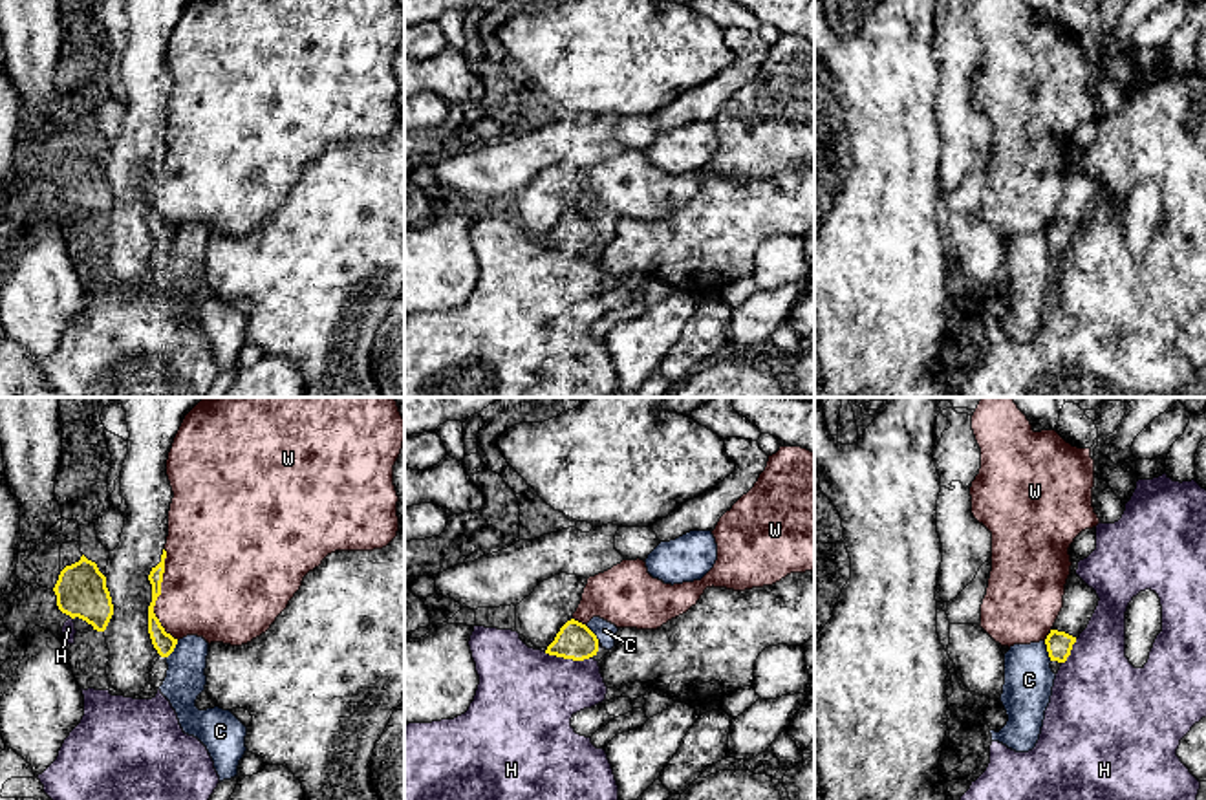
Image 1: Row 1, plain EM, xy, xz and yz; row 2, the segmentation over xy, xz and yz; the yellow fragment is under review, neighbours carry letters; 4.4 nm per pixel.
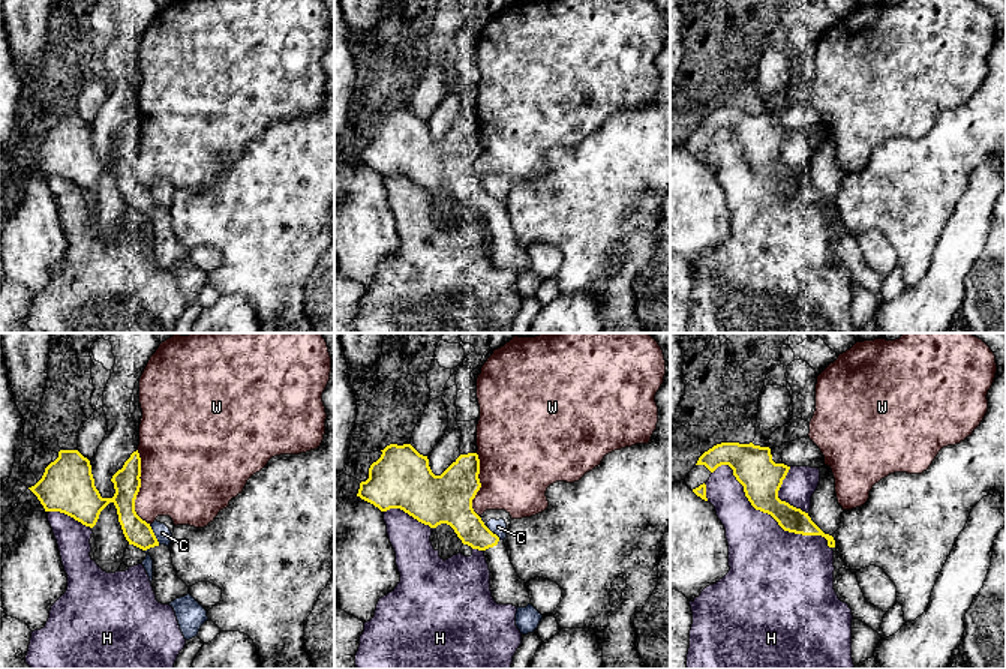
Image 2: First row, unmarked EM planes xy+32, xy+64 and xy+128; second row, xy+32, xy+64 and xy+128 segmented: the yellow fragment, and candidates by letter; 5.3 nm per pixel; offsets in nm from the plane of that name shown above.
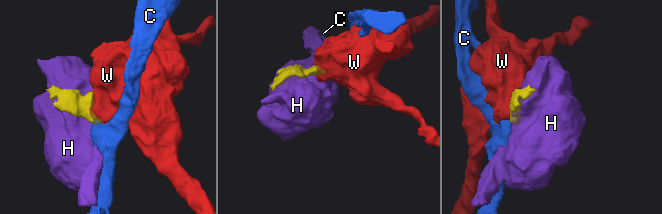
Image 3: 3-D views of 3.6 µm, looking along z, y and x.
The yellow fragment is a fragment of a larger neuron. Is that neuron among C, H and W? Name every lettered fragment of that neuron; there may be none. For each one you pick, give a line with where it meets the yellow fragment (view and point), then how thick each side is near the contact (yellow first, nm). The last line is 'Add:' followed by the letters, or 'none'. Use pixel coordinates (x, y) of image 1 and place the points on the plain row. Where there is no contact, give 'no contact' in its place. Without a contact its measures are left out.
Add: none

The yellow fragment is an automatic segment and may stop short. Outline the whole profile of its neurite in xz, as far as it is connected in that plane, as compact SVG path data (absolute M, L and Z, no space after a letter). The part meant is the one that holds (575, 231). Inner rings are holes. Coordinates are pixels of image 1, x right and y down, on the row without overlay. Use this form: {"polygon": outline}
{"polygon": "M571 209L567 211L560 222L556 223L555 231L547 236L545 243L584 251L598 242L598 229L597 225L582 212Z"}

